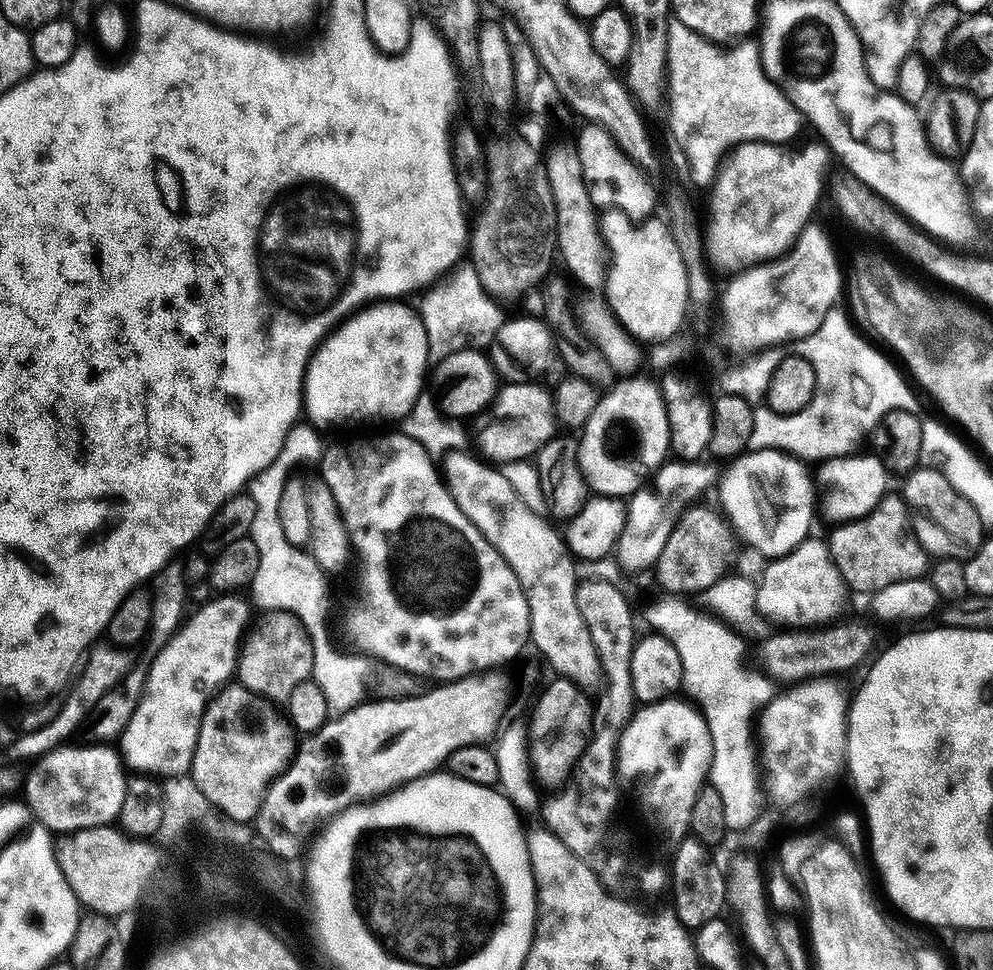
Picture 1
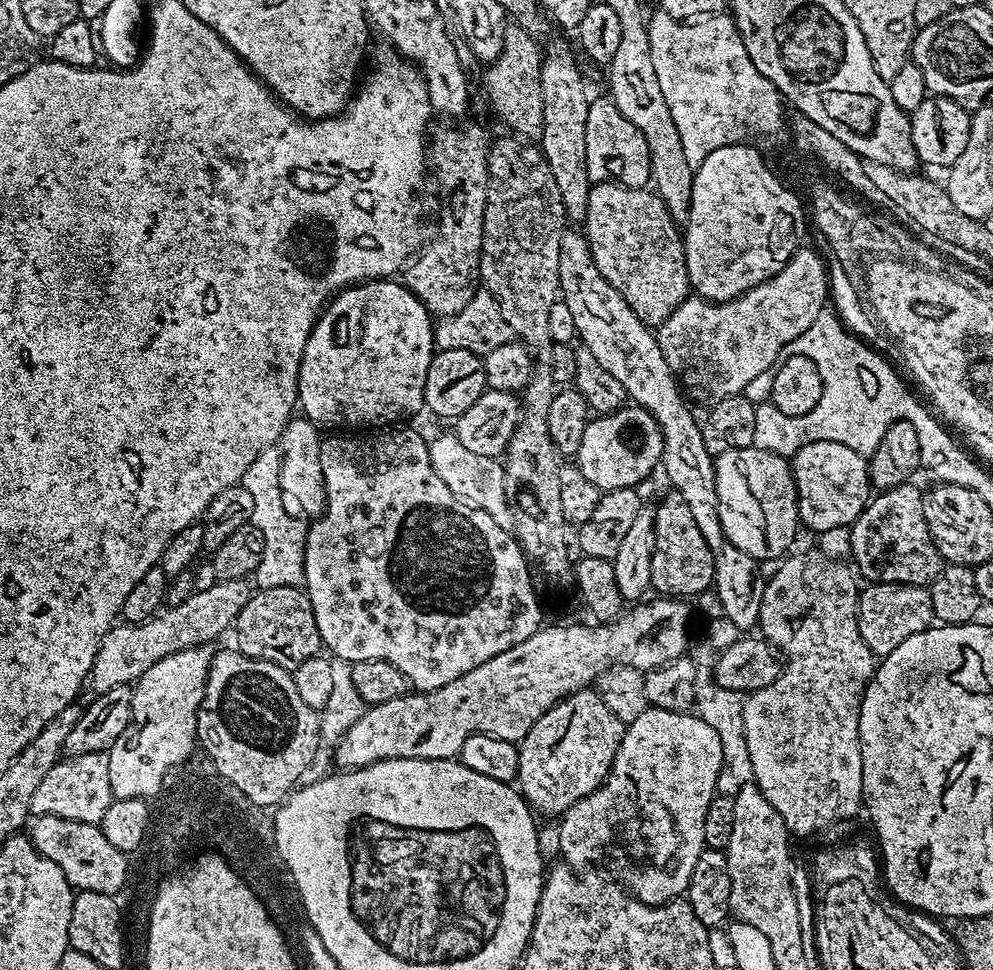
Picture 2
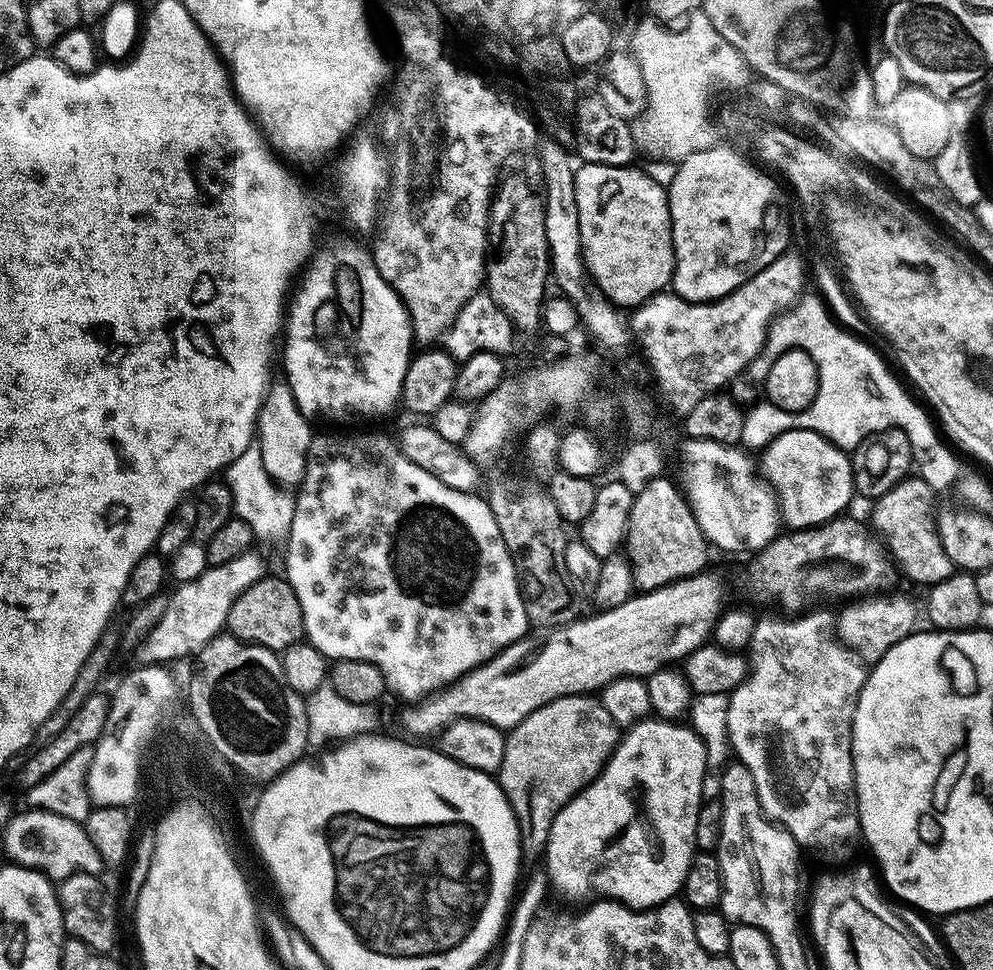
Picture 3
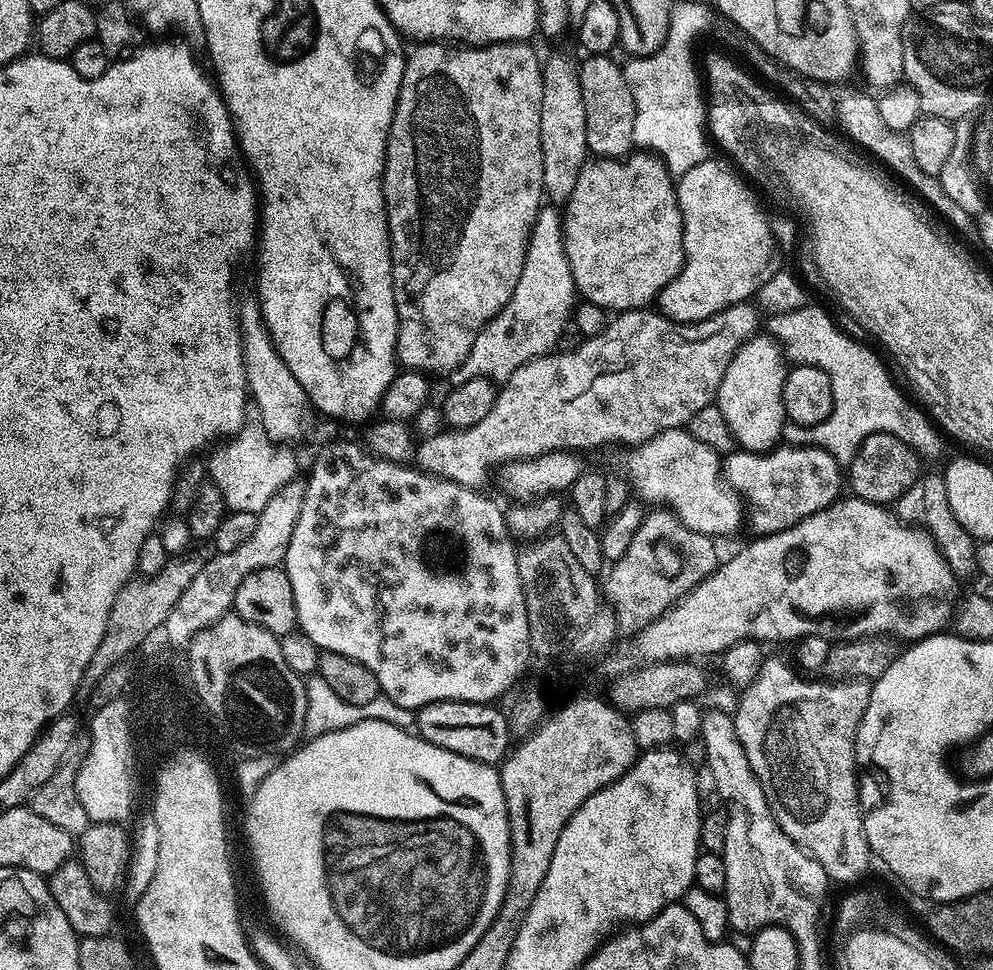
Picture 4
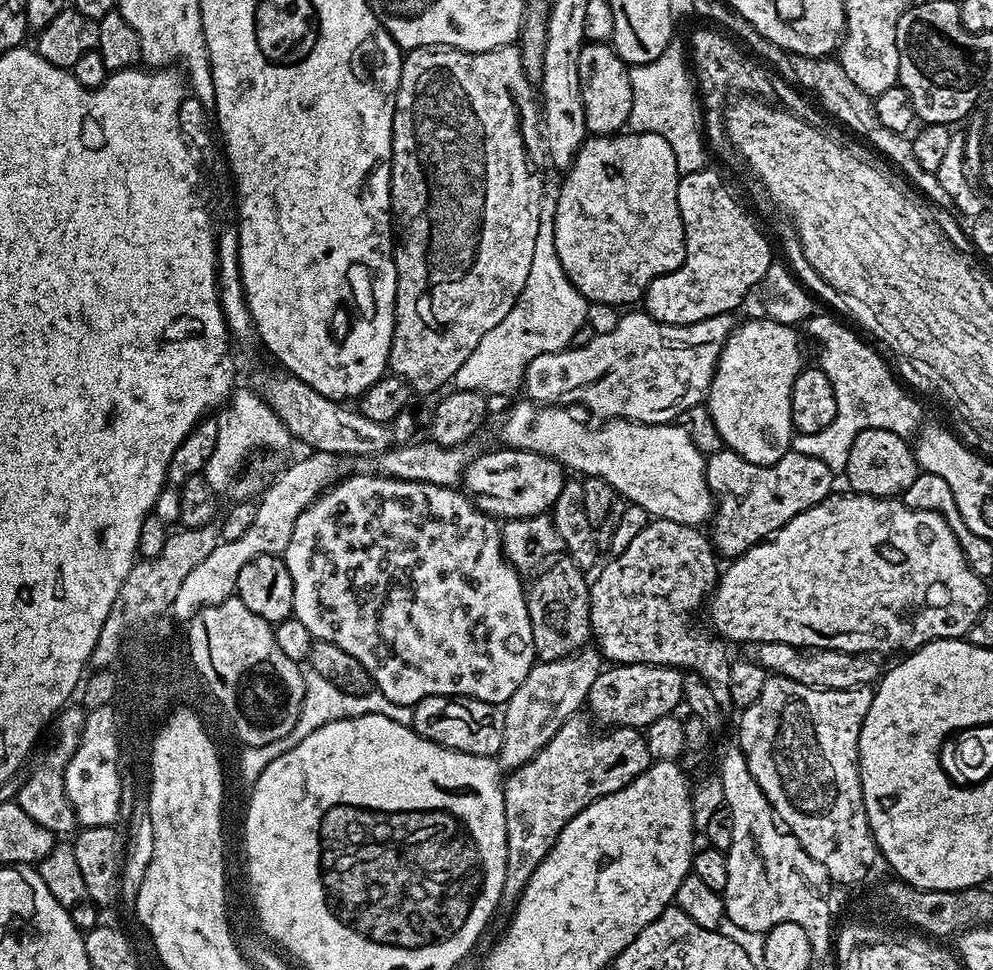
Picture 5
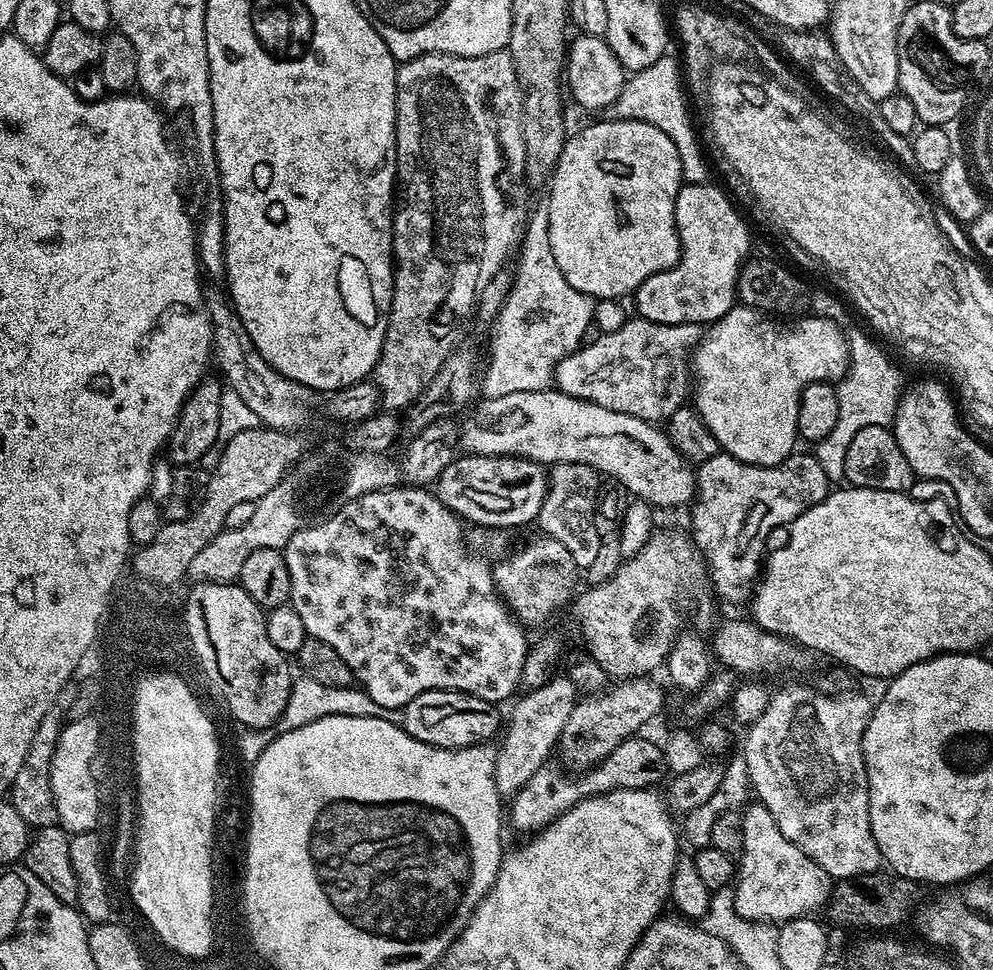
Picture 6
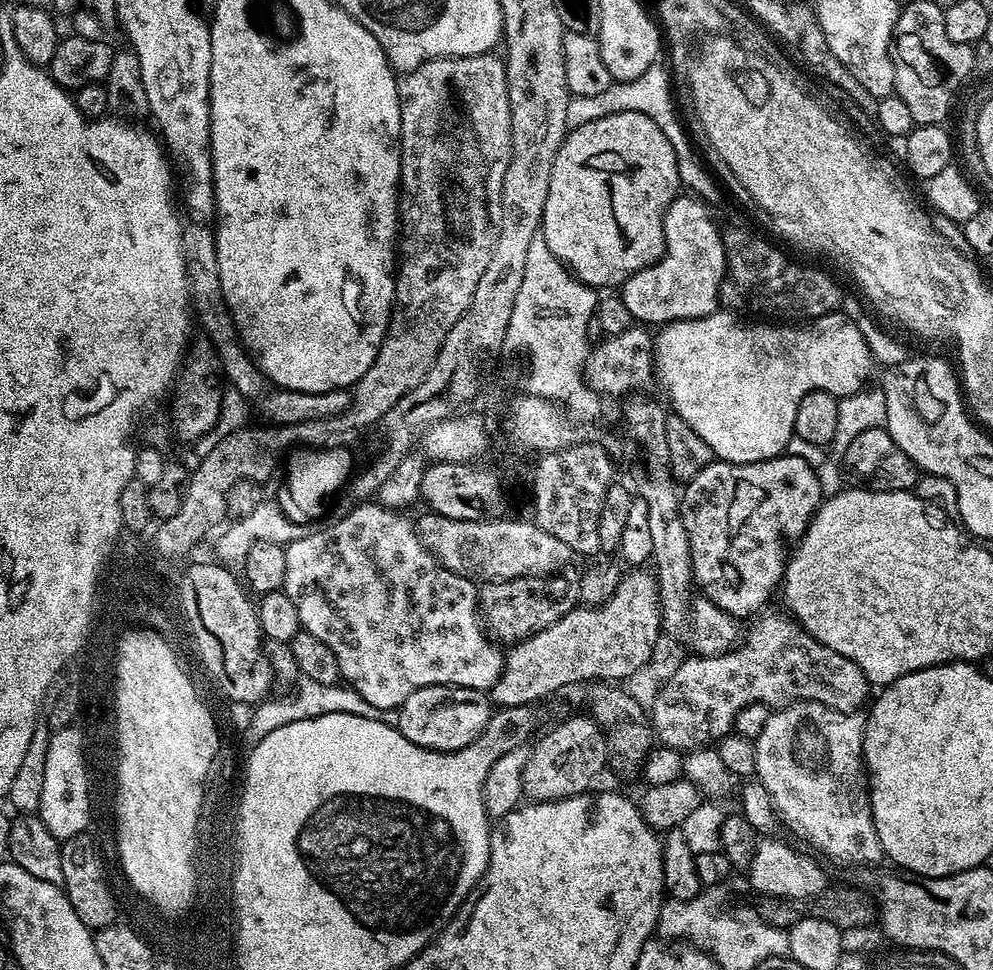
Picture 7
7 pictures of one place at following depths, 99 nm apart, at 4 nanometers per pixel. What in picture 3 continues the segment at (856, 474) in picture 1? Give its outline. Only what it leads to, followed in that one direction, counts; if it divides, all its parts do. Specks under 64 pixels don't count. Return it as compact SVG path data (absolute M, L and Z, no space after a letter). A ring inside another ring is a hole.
M791 428L788 432L781 432L768 443L761 456L764 457L758 460L759 475L776 495L776 503L780 505L781 521L789 529L807 530L820 524L827 524L829 520L837 519L843 513L840 511L851 502L852 496L854 497L849 453L831 444L822 434L814 430Z

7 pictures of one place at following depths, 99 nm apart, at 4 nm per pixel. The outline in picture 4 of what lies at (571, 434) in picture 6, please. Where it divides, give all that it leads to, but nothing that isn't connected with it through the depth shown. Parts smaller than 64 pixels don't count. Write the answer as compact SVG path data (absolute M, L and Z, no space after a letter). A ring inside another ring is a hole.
M684 428L660 432L635 452L636 469L630 472L635 491L640 491L645 501L653 500L653 505L667 506L691 532L719 538L738 531L743 520L745 523L746 505L740 493L724 479L721 457Z

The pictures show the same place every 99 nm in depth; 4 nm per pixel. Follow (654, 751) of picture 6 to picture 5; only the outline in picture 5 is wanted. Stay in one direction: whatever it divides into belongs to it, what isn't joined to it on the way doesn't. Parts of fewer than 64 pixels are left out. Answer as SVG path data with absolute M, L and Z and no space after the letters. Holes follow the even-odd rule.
M577 714L571 716L562 726L562 730L558 730L558 734L554 734L554 738L550 738L550 742L546 742L546 746L542 746L542 750L538 750L538 754L530 762L526 762L520 768L515 769L511 773L512 776L503 781L504 786L504 813L506 814L506 878L504 879L504 896L510 898L519 898L524 892L524 888L530 882L530 878L534 874L534 870L544 861L546 854L556 844L556 839L560 837L562 829L568 825L570 818L574 818L586 806L590 806L598 798L602 798L611 792L622 790L632 780L637 780L640 775L647 770L654 759L650 750L647 748L647 738L645 733L638 728L612 728L604 730L601 736L595 736L592 733L593 725L587 719L583 720L583 715Z

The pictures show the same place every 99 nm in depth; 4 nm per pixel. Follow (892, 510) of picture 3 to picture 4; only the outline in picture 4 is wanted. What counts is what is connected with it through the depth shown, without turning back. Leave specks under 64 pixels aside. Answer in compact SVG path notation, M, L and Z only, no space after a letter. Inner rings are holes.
M921 474L912 483L910 490L906 490L906 494L897 498L894 511L903 523L915 526L931 536L932 541L939 549L940 556L947 564L947 568L952 571L953 577L960 578L960 576L973 575L976 572L973 537L968 535L968 531L960 525L958 518L954 518L954 514L950 510L943 475L928 476L928 474Z

